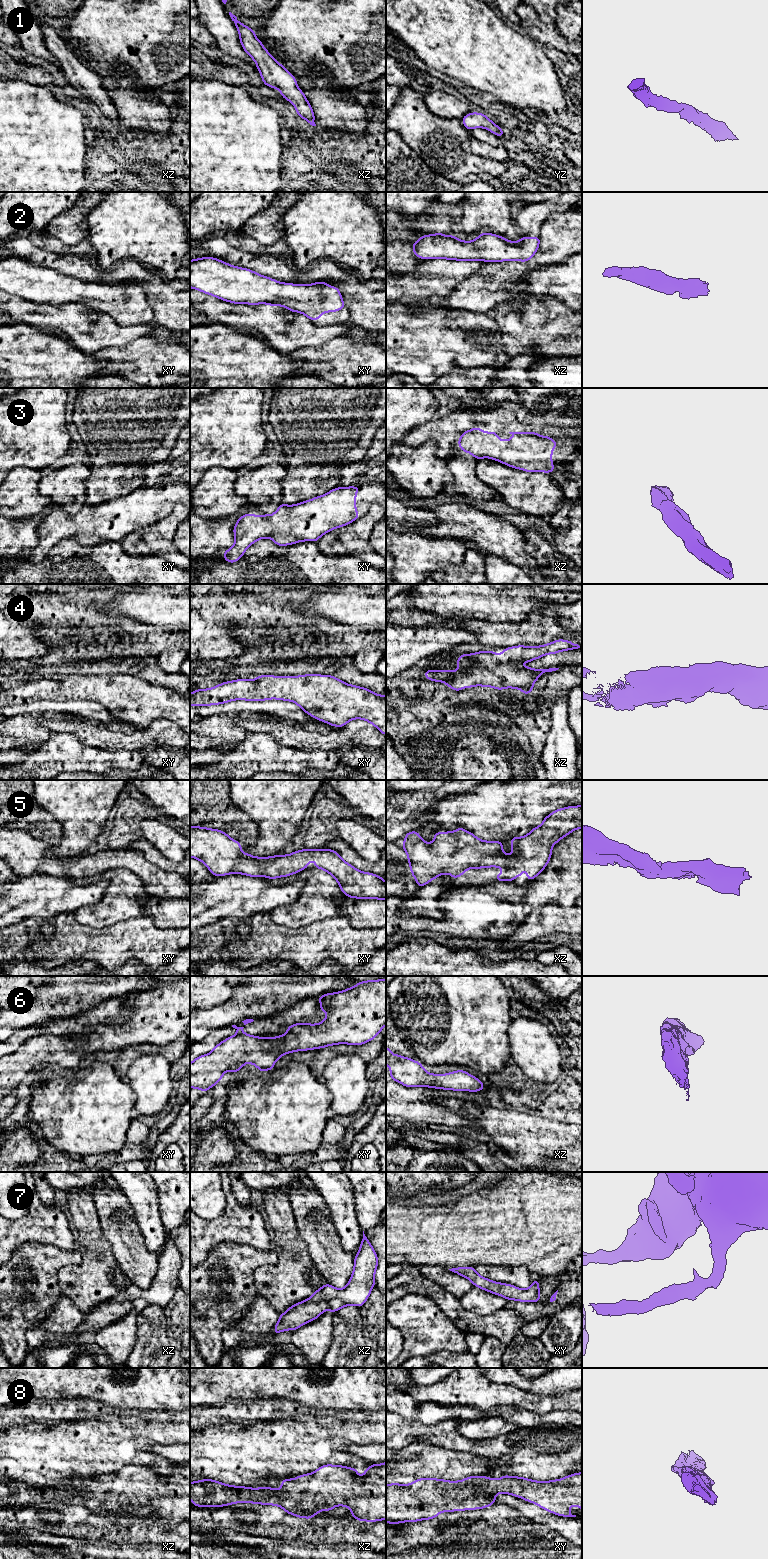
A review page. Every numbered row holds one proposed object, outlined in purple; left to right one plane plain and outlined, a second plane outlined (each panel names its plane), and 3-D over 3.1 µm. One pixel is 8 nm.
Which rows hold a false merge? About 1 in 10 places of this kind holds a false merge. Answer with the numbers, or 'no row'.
no row

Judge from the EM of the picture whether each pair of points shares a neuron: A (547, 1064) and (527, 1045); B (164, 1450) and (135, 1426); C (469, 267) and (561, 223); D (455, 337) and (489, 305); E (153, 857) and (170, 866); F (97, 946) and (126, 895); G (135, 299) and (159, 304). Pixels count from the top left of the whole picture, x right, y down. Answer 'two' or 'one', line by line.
A: one
B: two
C: two
D: two
E: one
F: two
G: two

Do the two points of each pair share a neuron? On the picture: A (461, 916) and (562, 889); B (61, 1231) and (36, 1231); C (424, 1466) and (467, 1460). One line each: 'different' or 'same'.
A: same
B: same
C: same

